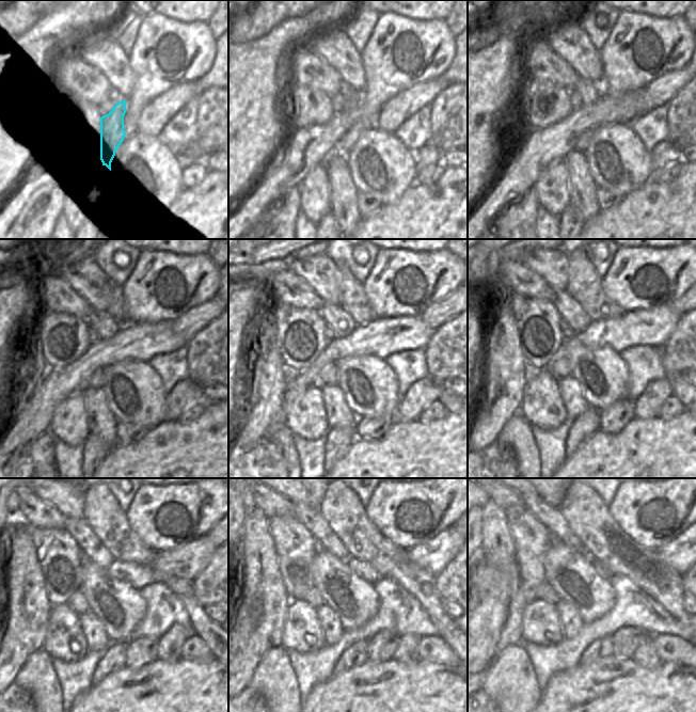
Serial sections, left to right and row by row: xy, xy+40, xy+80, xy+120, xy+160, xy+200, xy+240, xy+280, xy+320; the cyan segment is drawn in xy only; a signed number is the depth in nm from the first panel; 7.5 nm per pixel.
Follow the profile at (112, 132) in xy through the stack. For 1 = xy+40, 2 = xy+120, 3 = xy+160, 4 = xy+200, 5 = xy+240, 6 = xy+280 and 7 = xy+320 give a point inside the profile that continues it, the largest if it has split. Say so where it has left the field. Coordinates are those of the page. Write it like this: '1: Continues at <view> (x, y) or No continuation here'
1: Continues at xy+40 (352, 98)
2: Continues at xy+120 (100, 320)
3: Continues at xy+160 (336, 318)
4: Continues at xy+200 (573, 316)
5: Continues at xy+240 (92, 549)
6: Continues at xy+280 (310, 516)
7: Continues at xy+320 (549, 516).

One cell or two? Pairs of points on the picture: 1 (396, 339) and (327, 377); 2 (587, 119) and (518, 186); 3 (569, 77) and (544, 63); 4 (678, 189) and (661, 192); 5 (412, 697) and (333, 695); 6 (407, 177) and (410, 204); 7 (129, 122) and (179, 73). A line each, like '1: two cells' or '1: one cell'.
1: two cells
2: one cell
3: one cell
4: one cell
5: one cell
6: two cells
7: one cell

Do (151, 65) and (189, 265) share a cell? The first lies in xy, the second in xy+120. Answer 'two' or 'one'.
one

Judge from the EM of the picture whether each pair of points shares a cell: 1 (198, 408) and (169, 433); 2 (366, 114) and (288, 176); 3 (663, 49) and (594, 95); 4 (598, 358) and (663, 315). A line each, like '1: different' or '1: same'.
1: different
2: different
3: different
4: different

